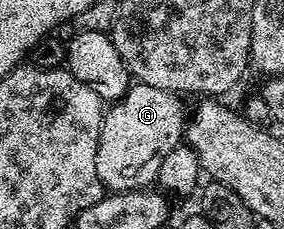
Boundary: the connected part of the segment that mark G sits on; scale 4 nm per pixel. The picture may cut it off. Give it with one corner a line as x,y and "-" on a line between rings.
133,82
119,99
112,101
104,109
99,130
99,150
95,154
95,170
101,180
102,189
110,193
140,192
156,181
163,158
167,158
167,154
171,154
171,150
175,150
175,146
182,143
185,135
187,108
185,112
185,104
181,100
184,99
176,92

